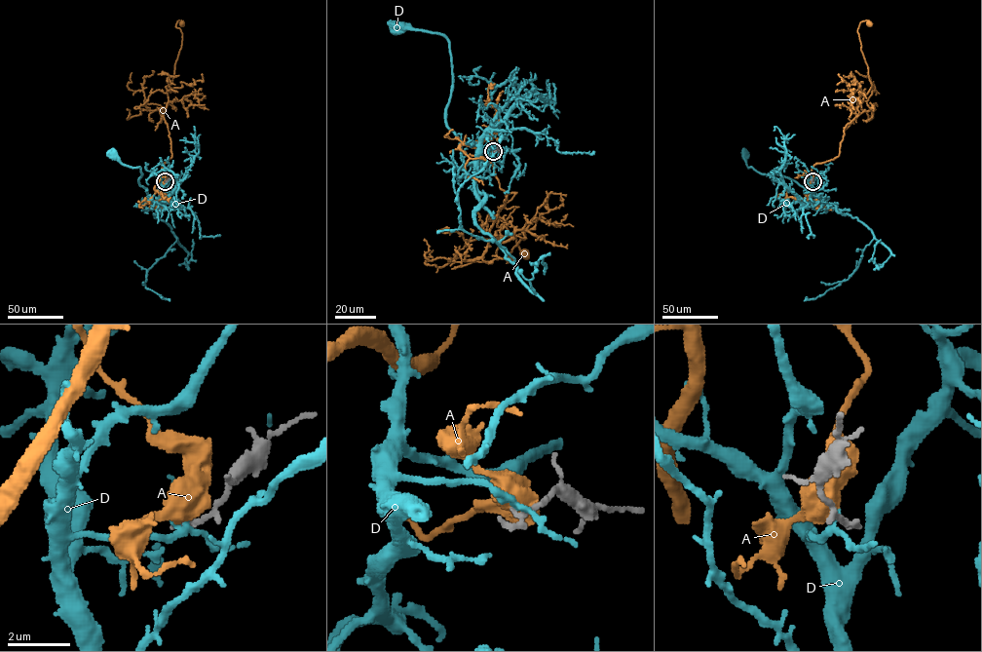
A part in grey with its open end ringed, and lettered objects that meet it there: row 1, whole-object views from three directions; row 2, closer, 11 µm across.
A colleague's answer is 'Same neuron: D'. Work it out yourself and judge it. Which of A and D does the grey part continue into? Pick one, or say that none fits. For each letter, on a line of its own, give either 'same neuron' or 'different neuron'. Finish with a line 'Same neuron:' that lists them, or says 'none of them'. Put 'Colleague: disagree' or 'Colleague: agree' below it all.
A: different neuron
D: different neuron
Same neuron: none of them
Colleague: disagree

